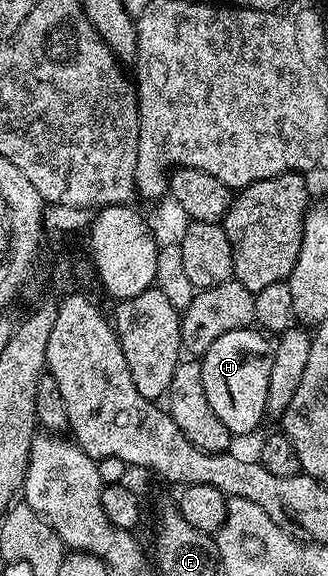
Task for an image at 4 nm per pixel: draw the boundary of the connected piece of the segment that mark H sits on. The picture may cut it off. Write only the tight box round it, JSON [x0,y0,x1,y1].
[200,328,273,436]

